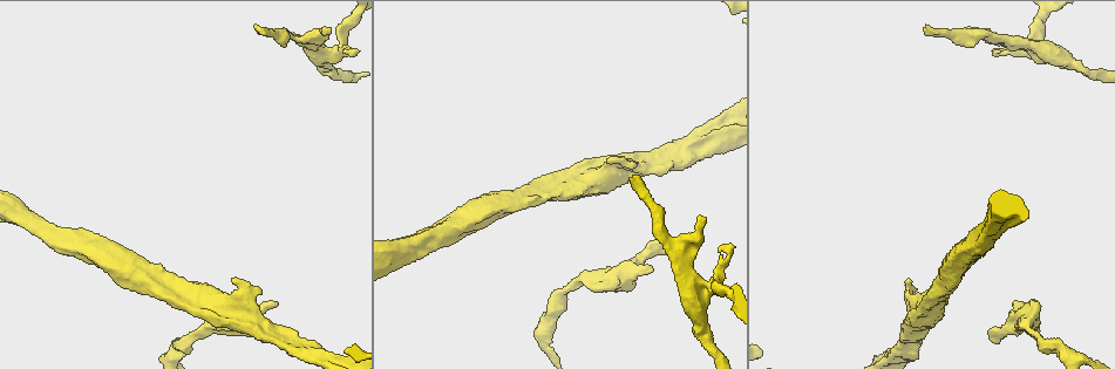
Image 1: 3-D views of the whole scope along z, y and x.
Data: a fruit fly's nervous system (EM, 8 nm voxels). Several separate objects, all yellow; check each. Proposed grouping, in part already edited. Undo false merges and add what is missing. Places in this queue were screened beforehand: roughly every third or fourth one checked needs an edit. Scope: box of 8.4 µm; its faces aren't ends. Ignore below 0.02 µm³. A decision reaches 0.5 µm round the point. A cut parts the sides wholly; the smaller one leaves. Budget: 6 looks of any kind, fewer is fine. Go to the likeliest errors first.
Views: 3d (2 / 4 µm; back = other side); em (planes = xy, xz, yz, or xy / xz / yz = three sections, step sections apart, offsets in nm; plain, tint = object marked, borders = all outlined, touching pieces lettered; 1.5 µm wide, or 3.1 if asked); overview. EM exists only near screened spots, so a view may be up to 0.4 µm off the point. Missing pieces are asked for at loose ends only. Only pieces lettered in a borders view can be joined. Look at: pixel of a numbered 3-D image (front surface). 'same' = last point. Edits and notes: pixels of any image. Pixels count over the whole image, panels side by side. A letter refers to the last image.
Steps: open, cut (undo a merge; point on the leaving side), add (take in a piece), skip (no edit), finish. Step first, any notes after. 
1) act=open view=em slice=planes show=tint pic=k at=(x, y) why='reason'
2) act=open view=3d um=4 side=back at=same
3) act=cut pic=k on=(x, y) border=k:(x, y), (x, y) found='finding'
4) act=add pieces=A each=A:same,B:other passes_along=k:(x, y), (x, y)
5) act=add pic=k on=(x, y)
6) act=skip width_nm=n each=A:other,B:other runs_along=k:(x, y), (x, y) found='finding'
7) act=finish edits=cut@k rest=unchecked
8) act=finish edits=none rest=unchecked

act=open view=3d um=4 pic=1 at=(653, 268) why='branch stops here'

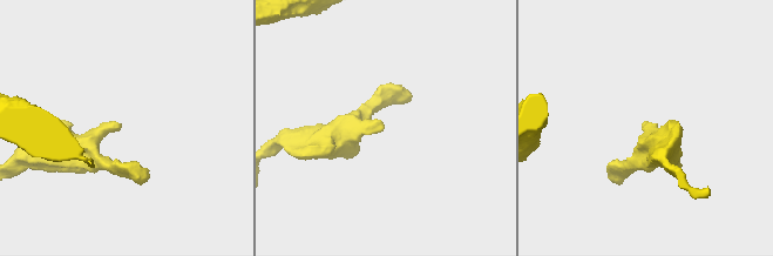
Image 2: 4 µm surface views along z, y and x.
act=open view=em slice=xy step=4 show=borders pic=2 at=(119, 127) why='now the EM'

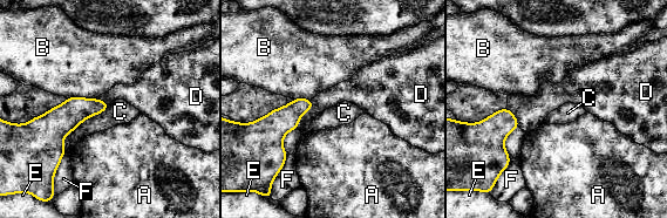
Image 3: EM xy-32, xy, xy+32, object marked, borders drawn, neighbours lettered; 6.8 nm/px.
act=skip width_nm=130 each=A:other,B:other,C:other,D:other,E:other,F:other border=3:(110, 103), (72, 131) found='no lettered piece goes on from it'

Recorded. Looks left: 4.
act=open view=em slice=planes show=plain pic=1 at=(331, 30) why='an open end'

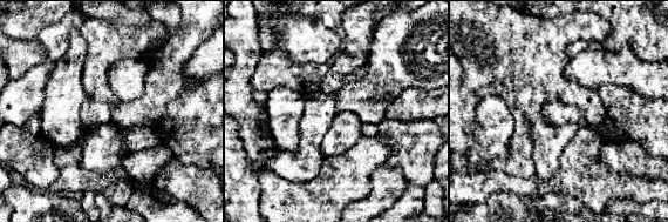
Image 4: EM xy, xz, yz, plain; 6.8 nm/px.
act=open view=em slice=planes show=tint at=same why='with the object marked'

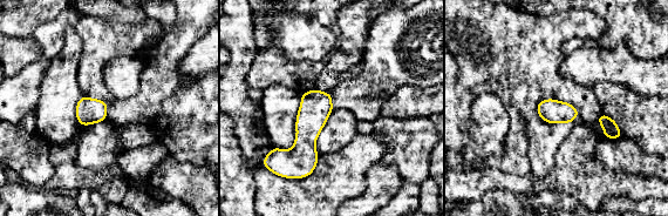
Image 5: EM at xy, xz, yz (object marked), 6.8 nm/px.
act=open view=em slice=planes show=borders at=same

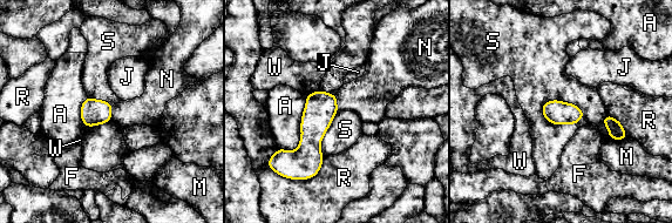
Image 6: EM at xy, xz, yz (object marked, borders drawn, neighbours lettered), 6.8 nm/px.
act=skip each=A:other,F:other,J:other,M:other,N:other,R:other,S:other,W:other border=6:(541, 107), (571, 102), (584, 117) found='none of them fits'

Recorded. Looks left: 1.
act=finish edits=none rest=unchecked

